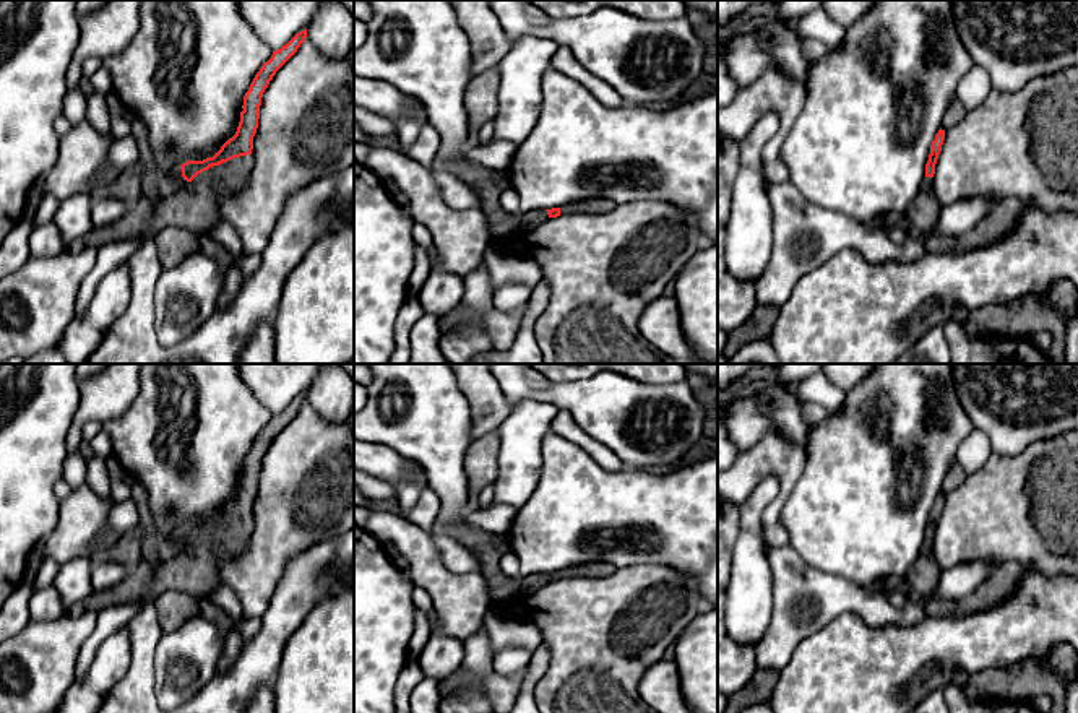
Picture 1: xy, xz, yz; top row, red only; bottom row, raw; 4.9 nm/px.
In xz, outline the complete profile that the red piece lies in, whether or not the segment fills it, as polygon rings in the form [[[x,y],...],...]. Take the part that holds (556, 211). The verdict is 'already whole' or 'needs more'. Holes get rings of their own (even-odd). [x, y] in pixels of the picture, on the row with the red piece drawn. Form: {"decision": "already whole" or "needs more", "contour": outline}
{"decision": "needs more", "contour": [[[586,200],[586,201],[573,201],[552,210],[520,213],[520,231],[521,232],[534,231],[549,218],[557,218],[560,214],[607,214],[614,211],[615,206],[617,203],[610,200]]]}

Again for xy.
{"decision": "needs more", "contour": [[[307,29],[297,32],[263,63],[244,96],[244,110],[235,135],[213,158],[180,162],[172,169],[172,175],[182,180],[182,188],[177,193],[164,197],[159,190],[156,203],[141,197],[127,208],[119,221],[104,227],[93,227],[76,239],[70,248],[101,247],[122,239],[151,239],[166,227],[208,234],[221,223],[219,203],[231,195],[237,195],[250,177],[253,136],[258,128],[263,93],[305,37]]]}

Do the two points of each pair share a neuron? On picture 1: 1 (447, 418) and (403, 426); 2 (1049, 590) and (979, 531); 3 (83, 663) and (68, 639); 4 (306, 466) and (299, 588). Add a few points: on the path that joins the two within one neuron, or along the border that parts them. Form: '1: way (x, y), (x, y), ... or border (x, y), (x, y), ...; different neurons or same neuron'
1: way (435, 418), (414, 418); same neuron
2: border (1025, 562), (1047, 575), (1060, 575); different neurons
3: border (96, 619), (96, 627), (77, 658), (75, 678); different neurons
4: border (336, 536), (299, 551), (278, 582); different neurons

